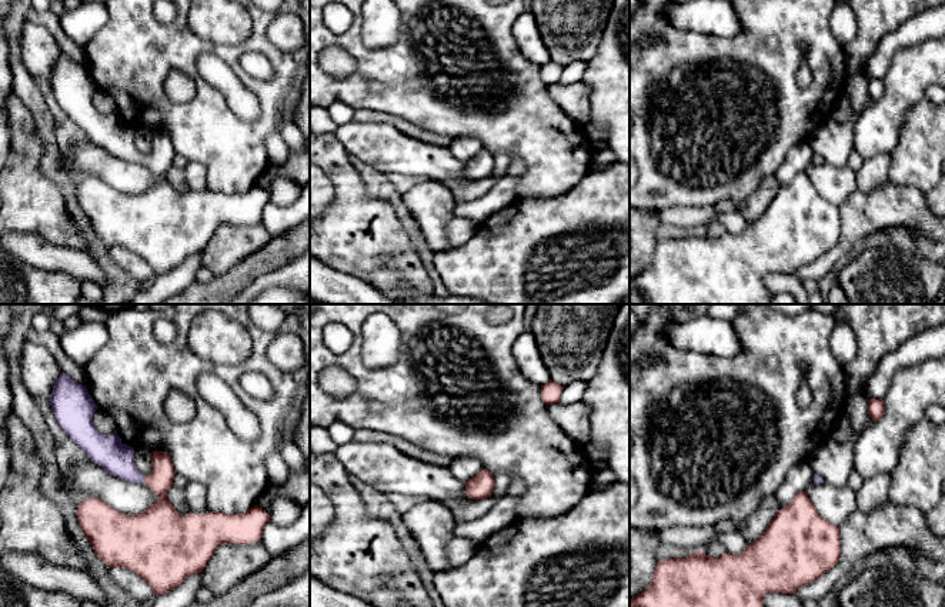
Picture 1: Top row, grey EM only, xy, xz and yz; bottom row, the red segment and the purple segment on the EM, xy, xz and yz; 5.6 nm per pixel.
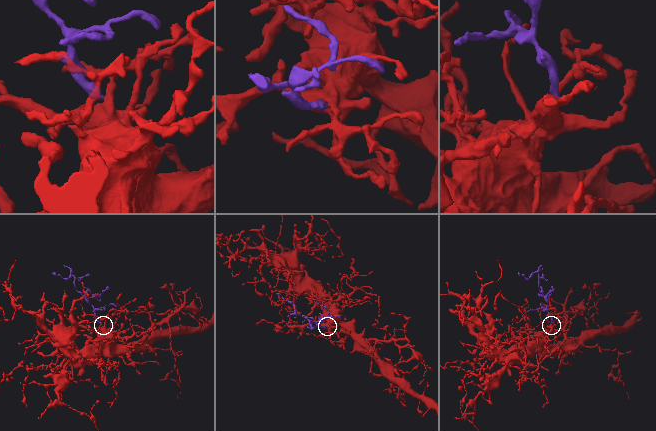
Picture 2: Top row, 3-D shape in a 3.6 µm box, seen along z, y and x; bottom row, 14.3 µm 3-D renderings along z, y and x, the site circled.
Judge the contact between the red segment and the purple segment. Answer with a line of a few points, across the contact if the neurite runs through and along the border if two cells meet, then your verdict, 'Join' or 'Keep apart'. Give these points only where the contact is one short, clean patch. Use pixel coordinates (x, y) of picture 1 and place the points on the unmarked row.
Line: xy (160, 202), (162, 173), (144, 160), (134, 156), (117, 139). Join

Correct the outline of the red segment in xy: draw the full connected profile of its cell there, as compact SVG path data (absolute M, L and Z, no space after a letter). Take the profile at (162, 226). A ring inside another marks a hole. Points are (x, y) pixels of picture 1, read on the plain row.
M61 51L50 77L50 86L64 113L107 153L133 163L144 163L158 180L138 194L124 194L111 189L103 180L91 177L77 184L77 200L97 237L110 247L124 247L140 256L161 276L187 257L204 250L216 229L226 223L250 224L260 221L270 194L254 186L243 194L208 191L206 194L180 194L168 181L167 173L176 156L167 131L153 131L151 153L143 156L134 143L134 129L123 124L116 114L104 116L93 106L93 94L98 89L86 66L76 63Z

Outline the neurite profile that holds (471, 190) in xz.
M491 174L485 180L470 180L464 186L458 187L453 193L453 197L455 203L474 201L477 199L481 199L495 181L497 180L494 174Z

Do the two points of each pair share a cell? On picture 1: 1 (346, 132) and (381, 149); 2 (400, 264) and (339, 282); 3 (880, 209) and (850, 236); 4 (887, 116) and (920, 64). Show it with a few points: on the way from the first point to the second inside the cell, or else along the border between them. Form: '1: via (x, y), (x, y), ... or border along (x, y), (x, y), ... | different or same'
1: via (354, 136), (373, 142) | same
2: border along (324, 264), (354, 274), (377, 289) | different
3: via (872, 213), (857, 229) | same
4: via (895, 103), (908, 77) | same

